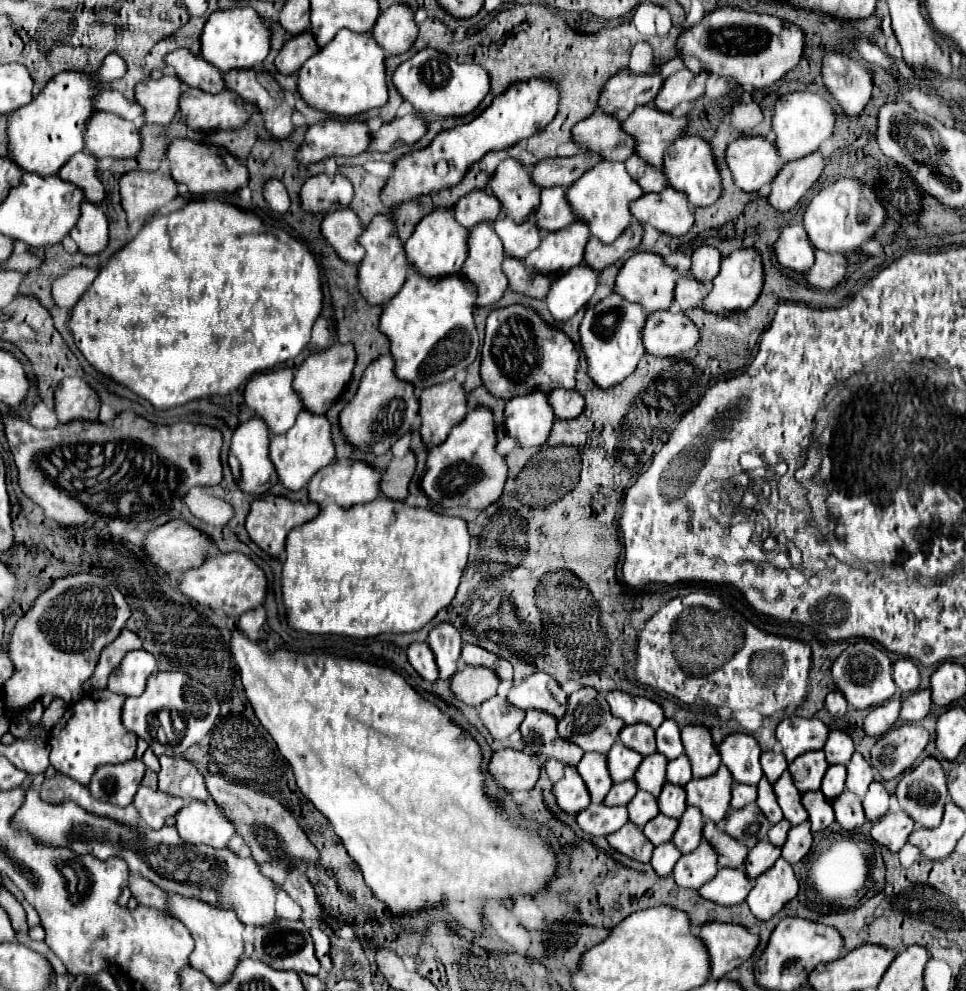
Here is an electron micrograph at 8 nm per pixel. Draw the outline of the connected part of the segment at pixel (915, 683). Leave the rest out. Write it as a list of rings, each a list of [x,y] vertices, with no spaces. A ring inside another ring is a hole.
[[[909,659],[895,661],[895,665],[893,665],[893,677],[895,677],[897,687],[903,693],[915,693],[919,689],[919,681],[921,681],[919,669]]]

